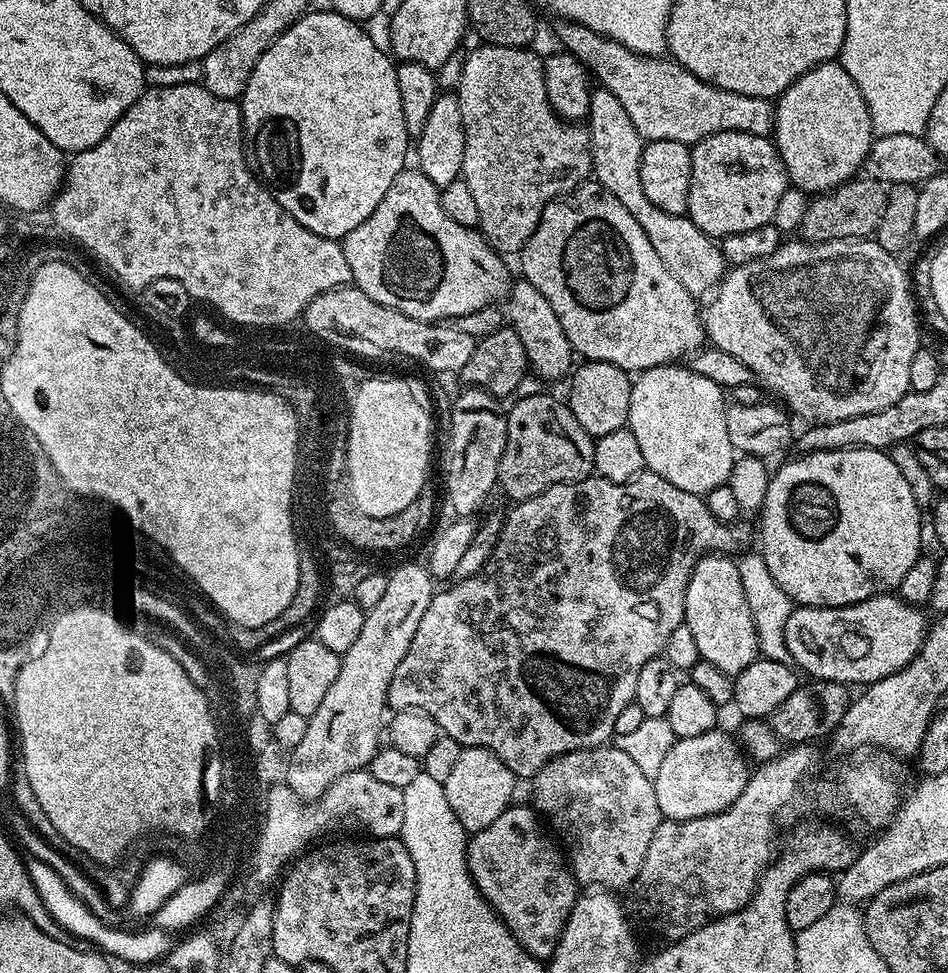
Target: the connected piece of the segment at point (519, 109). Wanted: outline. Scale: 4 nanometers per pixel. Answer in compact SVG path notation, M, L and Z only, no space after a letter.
M485 43L479 47L465 55L458 87L466 134L462 178L478 205L478 228L484 239L501 254L516 254L534 234L545 206L585 183L592 170L592 147L588 145L587 131L579 123L565 122L553 112L546 98L544 62L539 55L536 57L528 48Z

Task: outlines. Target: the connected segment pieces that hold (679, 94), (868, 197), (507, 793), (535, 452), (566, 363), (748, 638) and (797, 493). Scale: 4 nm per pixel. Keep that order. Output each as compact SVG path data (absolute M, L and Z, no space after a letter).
M564 22L561 25L556 36L564 43L561 44L563 51L577 56L589 73L595 79L596 76L600 79L599 87L610 90L610 94L614 94L614 98L618 98L618 102L622 102L622 107L625 108L626 115L630 117L630 122L634 122L634 130L638 130L638 134L645 142L665 140L666 142L682 142L691 146L697 144L702 138L710 138L710 134L722 134L723 132L745 132L755 136L772 136L772 127L776 117L776 109L772 100L754 98L750 94L734 94L734 90L722 90L718 86L702 82L702 78L690 74L690 70L686 70L671 58L643 56L622 46L622 42L614 42L601 32L595 32L581 24Z
M853 178L837 188L811 197L808 209L800 216L799 239L809 244L821 244L827 240L863 240L875 237L882 222L882 213L888 205L888 188L879 180Z
M464 748L458 754L458 763L455 764L450 778L446 778L444 789L446 790L446 802L450 802L450 810L458 814L458 822L462 822L465 832L475 834L486 830L498 814L502 814L513 803L512 795L516 792L517 777L512 775L512 771L504 765L492 752L487 752L484 748Z
M541 392L516 400L506 414L506 449L499 460L497 483L500 490L519 502L534 497L550 485L576 483L593 473L595 441L582 429L567 403Z
M520 278L513 281L506 294L504 304L505 317L509 325L522 340L523 349L526 350L529 369L540 379L548 382L565 376L571 369L574 353L557 314L550 307L550 302L542 296L533 284Z
M727 555L703 556L694 566L686 586L684 623L690 626L698 641L700 658L714 662L718 670L730 677L736 677L760 656L758 634L754 630L754 618L750 618L750 605L746 603L746 594L742 590L738 563Z
M847 448L795 458L771 473L764 507L758 516L758 551L766 566L770 566L774 582L786 590L793 602L805 608L841 608L899 589L906 570L922 554L922 508L891 455L878 448Z

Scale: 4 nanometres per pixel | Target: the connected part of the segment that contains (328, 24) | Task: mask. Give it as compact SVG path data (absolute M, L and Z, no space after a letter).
M309 10L305 12L290 30L283 32L274 43L258 58L258 62L252 67L250 82L246 82L244 95L240 97L240 113L244 123L244 142L247 148L246 155L254 165L259 179L265 188L272 193L272 197L285 208L289 214L306 230L314 230L314 234L325 236L331 240L343 241L354 226L362 226L370 214L374 214L374 206L382 202L382 194L390 190L390 182L398 178L398 174L406 167L407 158L410 156L410 137L406 126L402 122L402 97L398 95L398 78L396 77L396 64L393 57L387 51L384 52L363 32L361 25L355 20L346 18L342 14L325 10L316 12Z

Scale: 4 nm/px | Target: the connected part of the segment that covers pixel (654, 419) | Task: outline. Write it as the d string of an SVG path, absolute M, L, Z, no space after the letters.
M663 364L647 368L633 379L626 426L632 431L634 438L638 438L638 447L642 449L647 471L666 478L666 482L674 482L678 490L686 490L703 498L710 490L728 483L730 478L734 449L730 434L726 434L727 413L726 392L719 384L710 382L710 378L702 378L702 374L698 374L690 366Z

